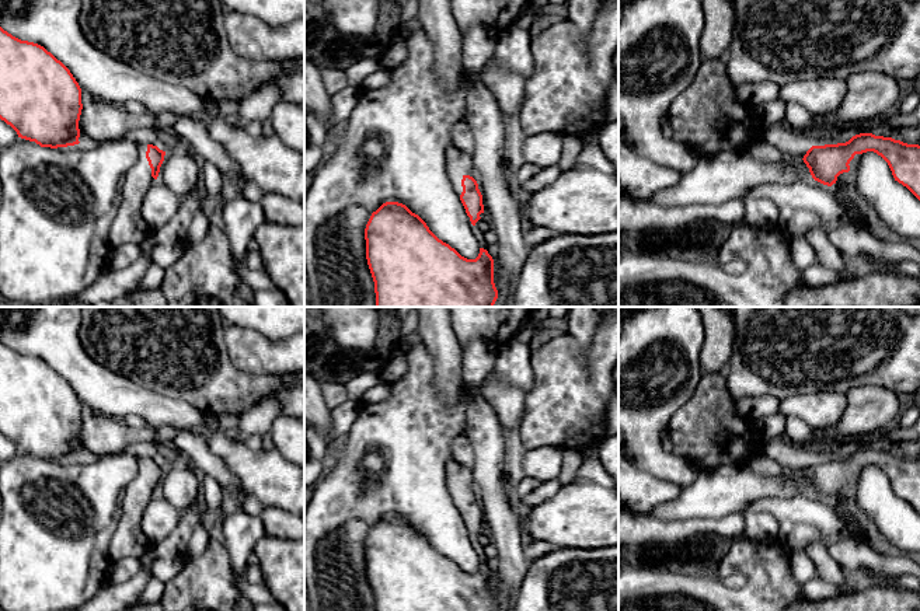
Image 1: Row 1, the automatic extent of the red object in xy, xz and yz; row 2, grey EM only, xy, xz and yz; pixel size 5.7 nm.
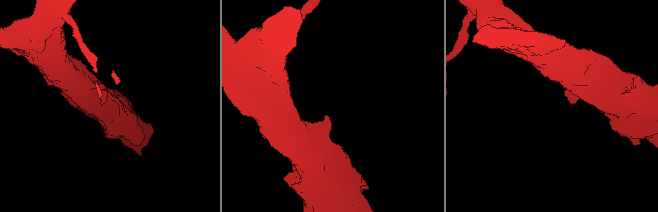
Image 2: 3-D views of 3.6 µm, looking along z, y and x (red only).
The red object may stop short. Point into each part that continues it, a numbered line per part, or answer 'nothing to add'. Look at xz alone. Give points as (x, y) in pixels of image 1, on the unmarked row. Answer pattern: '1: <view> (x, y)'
1: xz (459, 477)

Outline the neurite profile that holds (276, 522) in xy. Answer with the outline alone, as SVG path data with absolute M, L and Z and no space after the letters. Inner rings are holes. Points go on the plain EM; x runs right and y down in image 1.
M264 507L259 519L265 528L265 535L285 540L304 538L304 517L278 507Z

